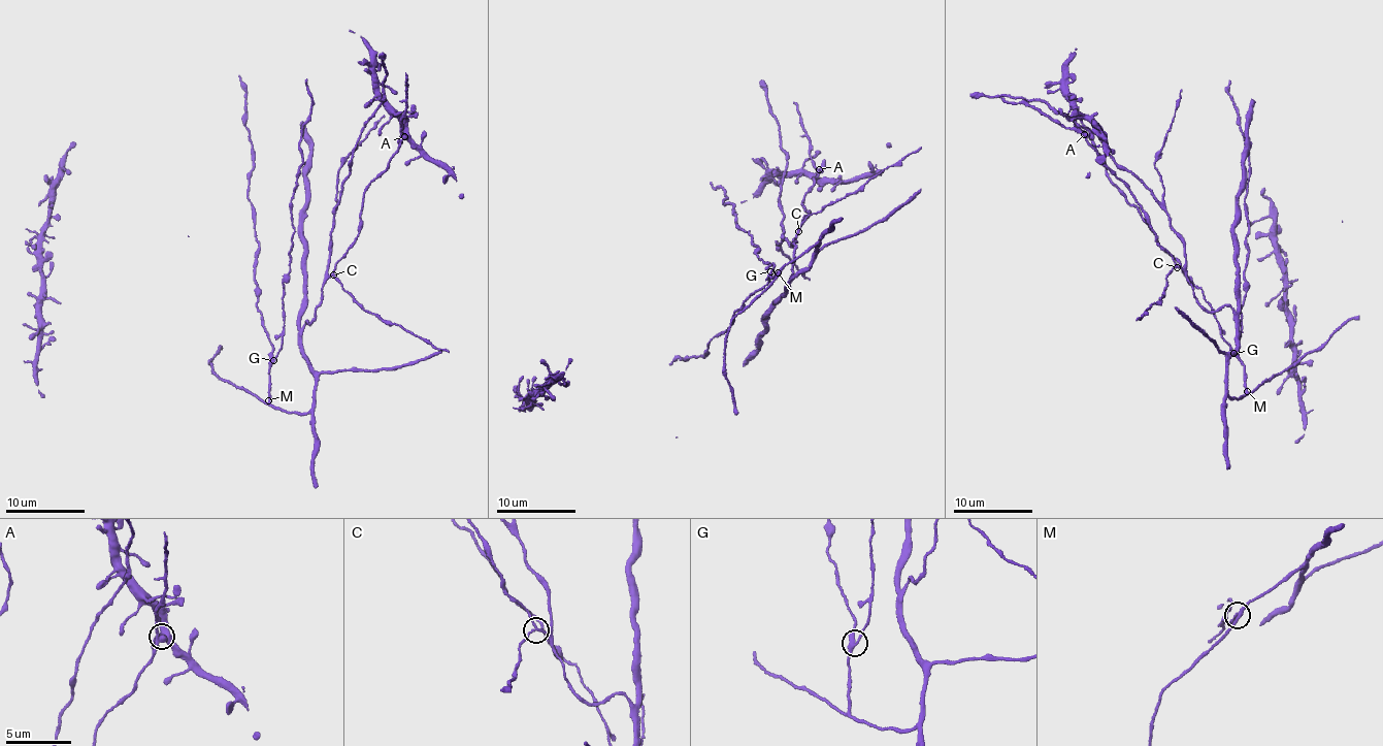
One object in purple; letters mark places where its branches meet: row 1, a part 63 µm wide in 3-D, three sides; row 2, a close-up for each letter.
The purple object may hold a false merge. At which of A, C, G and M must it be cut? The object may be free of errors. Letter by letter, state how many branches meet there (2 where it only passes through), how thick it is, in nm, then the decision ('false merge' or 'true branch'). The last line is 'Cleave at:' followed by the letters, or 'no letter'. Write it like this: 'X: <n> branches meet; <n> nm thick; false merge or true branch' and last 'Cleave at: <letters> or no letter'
A: 3 branches meet; 240 nm thick; true branch
C: 3 branches meet; 170 nm thick; false merge
G: 3 branches meet; 260 nm thick; true branch
M: 3 branches meet; 240 nm thick; true branch
Cleave at: C

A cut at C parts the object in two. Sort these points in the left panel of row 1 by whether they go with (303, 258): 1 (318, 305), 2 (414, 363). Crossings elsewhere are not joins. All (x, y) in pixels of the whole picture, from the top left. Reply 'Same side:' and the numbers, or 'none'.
Same side: 1, 2

